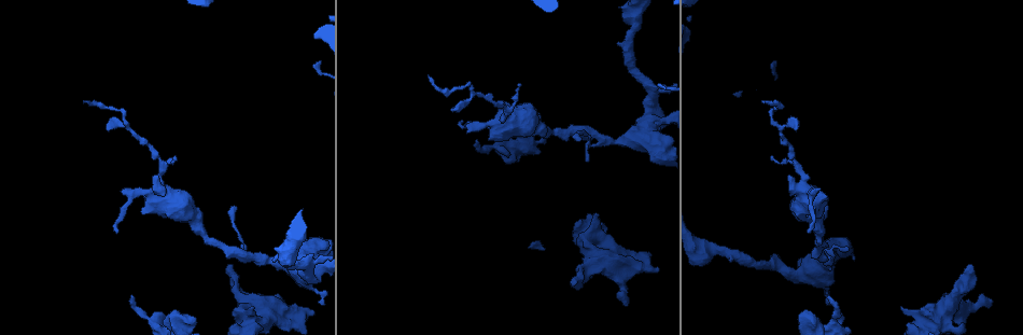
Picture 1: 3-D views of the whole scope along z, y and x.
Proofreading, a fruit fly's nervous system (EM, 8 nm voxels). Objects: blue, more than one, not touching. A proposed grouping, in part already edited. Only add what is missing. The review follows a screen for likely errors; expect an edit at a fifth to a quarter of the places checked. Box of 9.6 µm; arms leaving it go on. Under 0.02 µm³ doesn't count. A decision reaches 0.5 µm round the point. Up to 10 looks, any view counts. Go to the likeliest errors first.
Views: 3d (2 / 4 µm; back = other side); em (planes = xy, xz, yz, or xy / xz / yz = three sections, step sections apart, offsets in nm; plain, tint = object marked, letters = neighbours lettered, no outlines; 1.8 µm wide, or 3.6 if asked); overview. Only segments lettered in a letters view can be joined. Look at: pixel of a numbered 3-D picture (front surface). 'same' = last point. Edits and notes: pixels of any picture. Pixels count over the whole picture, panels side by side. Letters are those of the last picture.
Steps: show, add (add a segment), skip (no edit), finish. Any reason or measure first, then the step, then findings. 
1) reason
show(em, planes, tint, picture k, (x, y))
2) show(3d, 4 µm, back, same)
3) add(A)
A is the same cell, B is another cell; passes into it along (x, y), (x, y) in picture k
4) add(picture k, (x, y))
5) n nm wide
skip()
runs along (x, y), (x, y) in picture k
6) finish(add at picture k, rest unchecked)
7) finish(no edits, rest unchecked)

an open end
show(em, planes, letters, picture 1, (165, 315))

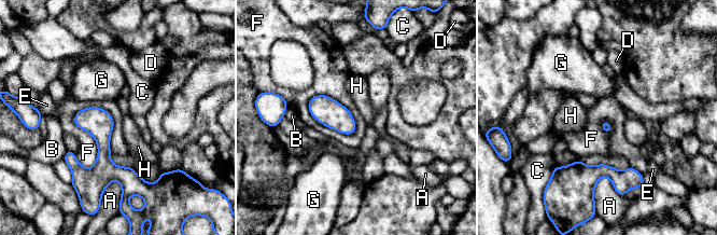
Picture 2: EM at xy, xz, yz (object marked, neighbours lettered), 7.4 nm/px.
skip()
A, B, C, D, E, F, G and H are other cells; border along (97, 106), (85, 168) in picture 2; no lettered segment goes on from it

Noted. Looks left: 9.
four or more arms meet
show(em, 3.6 µm, planes, letters, picture 1, (659, 138))

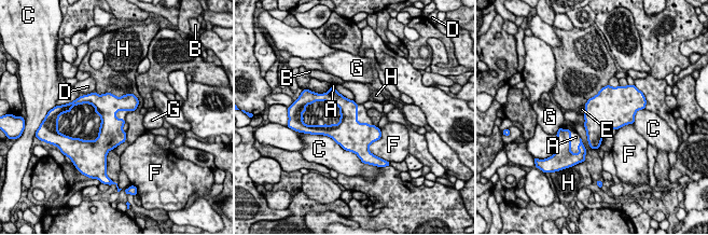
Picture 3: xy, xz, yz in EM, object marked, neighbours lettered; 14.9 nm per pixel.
add(picture 3, (575, 137))
A is the same cell, B, C, D, E, F, G and H are other cells; passes into it along (564, 138), (570, 136), (575, 137) in picture 3; the cell continues

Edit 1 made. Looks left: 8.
free end
show(3d, 4 µm, picture 1, (574, 287))

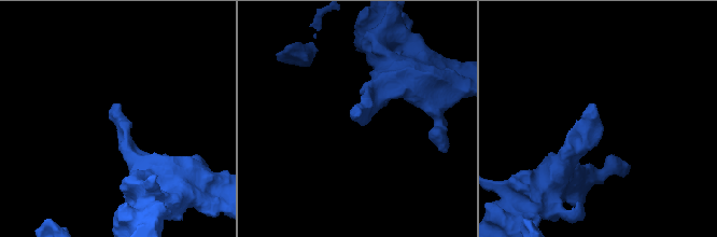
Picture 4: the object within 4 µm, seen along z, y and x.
show(em, yz, step 16, letters, picture 4, (356, 117))

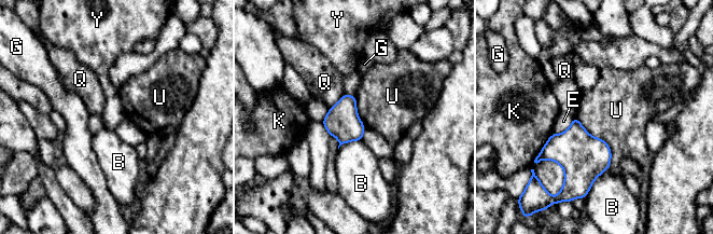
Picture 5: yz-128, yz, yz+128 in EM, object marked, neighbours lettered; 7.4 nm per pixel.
show(em, planes, letters, same)

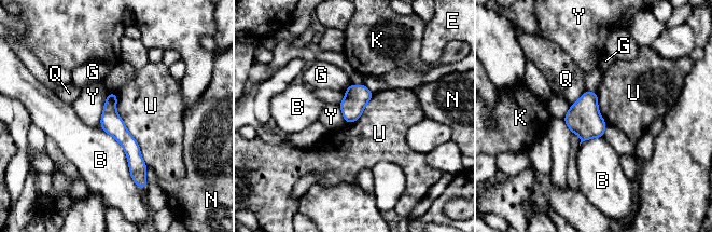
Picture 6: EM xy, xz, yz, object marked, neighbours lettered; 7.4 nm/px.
U touches over 600 nm
skip()
B, E, G, K, N, Q, U and Y are other cells; none of them fits

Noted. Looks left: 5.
an open end
show(em, planes, plain, picture 1, (903, 310))

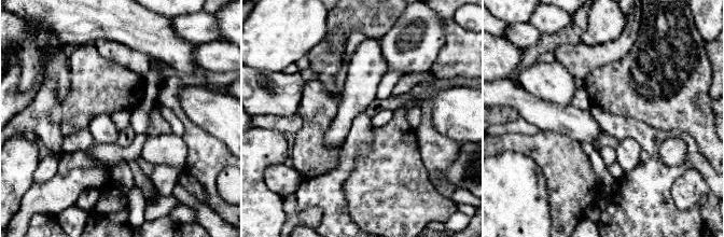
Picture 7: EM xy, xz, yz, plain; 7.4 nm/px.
show(em, planes, letters, same)

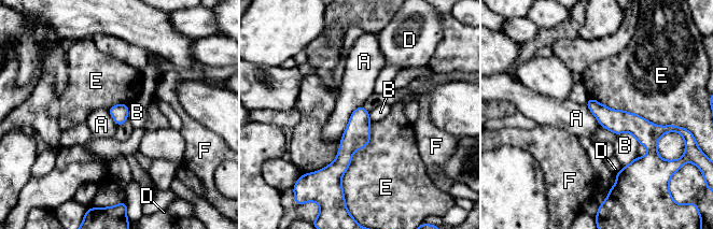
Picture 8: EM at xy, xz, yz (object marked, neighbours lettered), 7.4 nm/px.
skip()
A, B, D, E and F are other cells; border along (362, 104), (352, 112), (339, 141) in picture 8; no lettered segment goes on from it

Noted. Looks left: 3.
finish(add at picture 3, rest unchecked)

